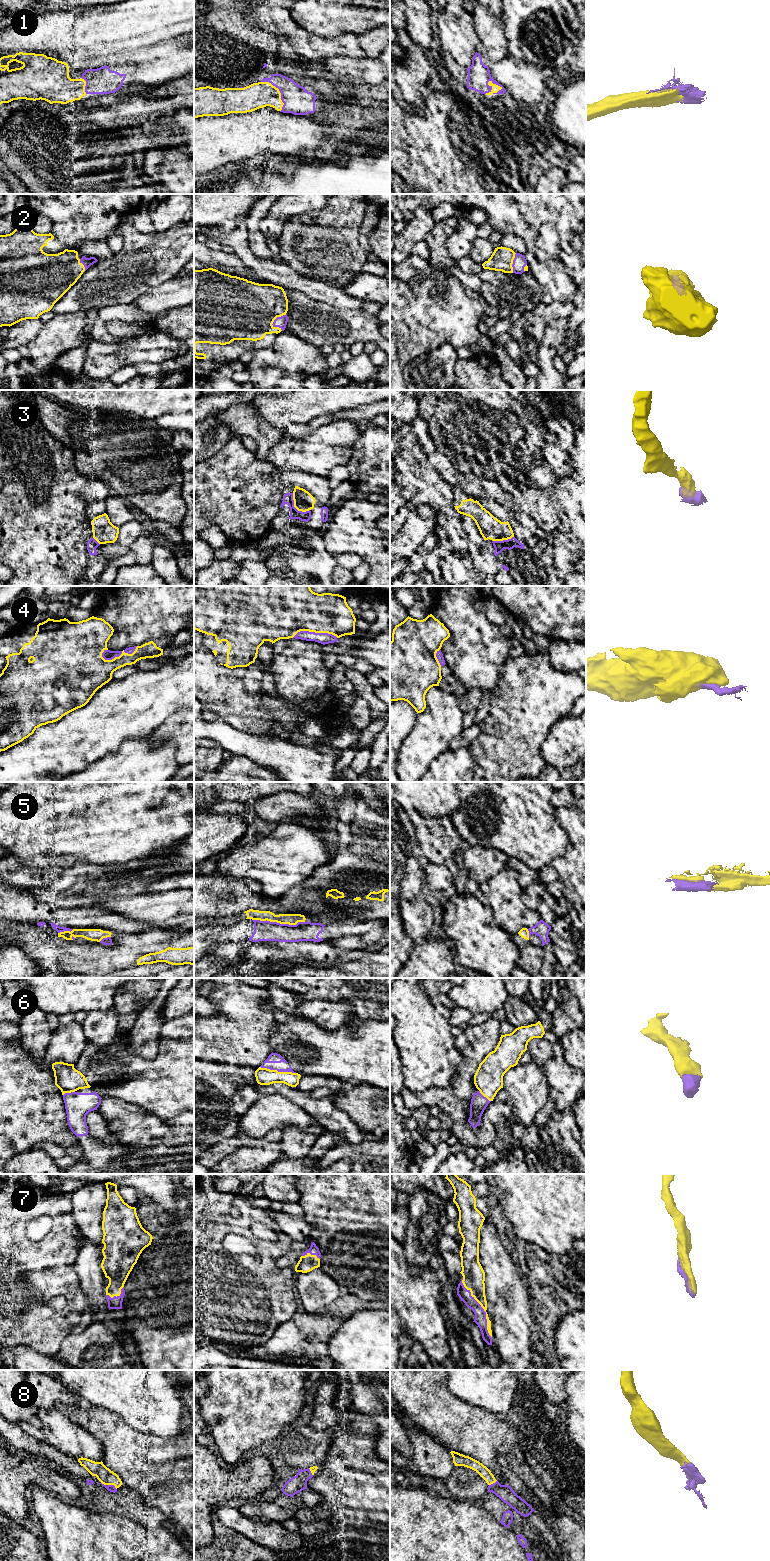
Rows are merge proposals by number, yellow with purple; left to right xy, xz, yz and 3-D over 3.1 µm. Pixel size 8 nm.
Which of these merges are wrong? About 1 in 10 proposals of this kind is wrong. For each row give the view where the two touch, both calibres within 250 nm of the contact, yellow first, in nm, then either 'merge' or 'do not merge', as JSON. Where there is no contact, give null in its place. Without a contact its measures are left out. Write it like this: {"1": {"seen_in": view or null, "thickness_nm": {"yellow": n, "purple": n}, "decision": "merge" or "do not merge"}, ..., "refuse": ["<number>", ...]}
{"1": {"seen_in": "yz", "thickness_nm": {"yellow": 60, "purple": 180}, "decision": "merge"}, "2": {"seen_in": "xz", "thickness_nm": {"yellow": 480, "purple": 90}, "decision": "merge"}, "3": {"seen_in": "xz", "thickness_nm": {"yellow": 160, "purple": 80}, "decision": "merge"}, "4": {"seen_in": "xy", "thickness_nm": {"yellow": 260, "purple": 80}, "decision": "merge"}, "5": {"seen_in": "xz", "thickness_nm": {"yellow": 100, "purple": 160}, "decision": "do not merge"}, "6": {"seen_in": "xz", "thickness_nm": {"yellow": 140, "purple": 30}, "decision": "merge"}, "7": {"seen_in": "yz", "thickness_nm": {"yellow": 180, "purple": 100}, "decision": "merge"}, "8": {"seen_in": "xy", "thickness_nm": {"yellow": 130, "purple": 60}, "decision": "merge"}, "refuse": ["5"]}

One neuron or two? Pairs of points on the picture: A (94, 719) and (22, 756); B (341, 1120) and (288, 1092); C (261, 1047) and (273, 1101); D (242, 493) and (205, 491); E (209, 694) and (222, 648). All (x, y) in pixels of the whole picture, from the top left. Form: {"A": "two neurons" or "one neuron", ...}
{"A": "one neuron", "B": "one neuron", "C": "two neurons", "D": "one neuron", "E": "two neurons"}

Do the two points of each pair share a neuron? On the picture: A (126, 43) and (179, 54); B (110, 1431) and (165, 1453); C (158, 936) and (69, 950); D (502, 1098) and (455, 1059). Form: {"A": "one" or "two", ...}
{"A": "two", "B": "one", "C": "one", "D": "two"}

